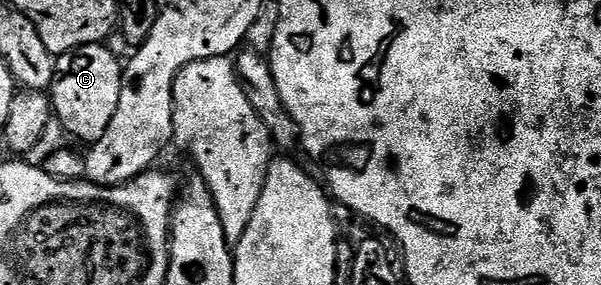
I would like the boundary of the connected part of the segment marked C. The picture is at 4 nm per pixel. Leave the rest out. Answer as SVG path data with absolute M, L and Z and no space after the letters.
M91 43L75 47L59 56L52 78L50 98L55 118L69 136L81 139L84 145L97 143L106 133L114 113L118 109L118 97L122 93L124 73L122 63L104 43Z

